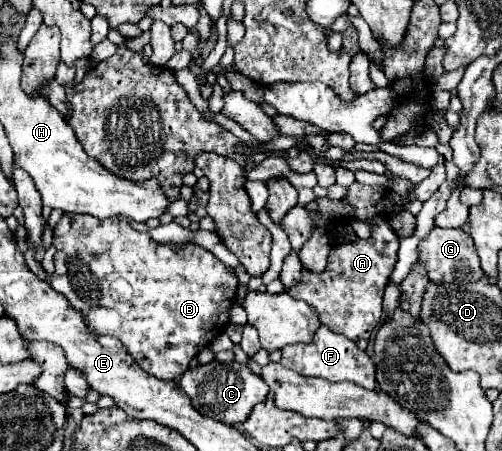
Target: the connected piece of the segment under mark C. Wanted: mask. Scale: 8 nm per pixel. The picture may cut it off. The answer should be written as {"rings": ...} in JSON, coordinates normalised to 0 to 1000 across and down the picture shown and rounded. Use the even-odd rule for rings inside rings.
{"rings":[[[420,800],[412,809],[396,809],[388,818],[376,818],[365,827],[357,854],[376,876],[380,898],[396,916],[404,916],[408,925],[420,925],[428,933],[452,938],[452,942],[484,938],[488,925],[500,916],[504,898],[528,889],[528,880],[536,871],[532,849],[516,831],[500,827],[492,818],[492,809],[480,809],[472,800],[456,800],[456,805]]]}

